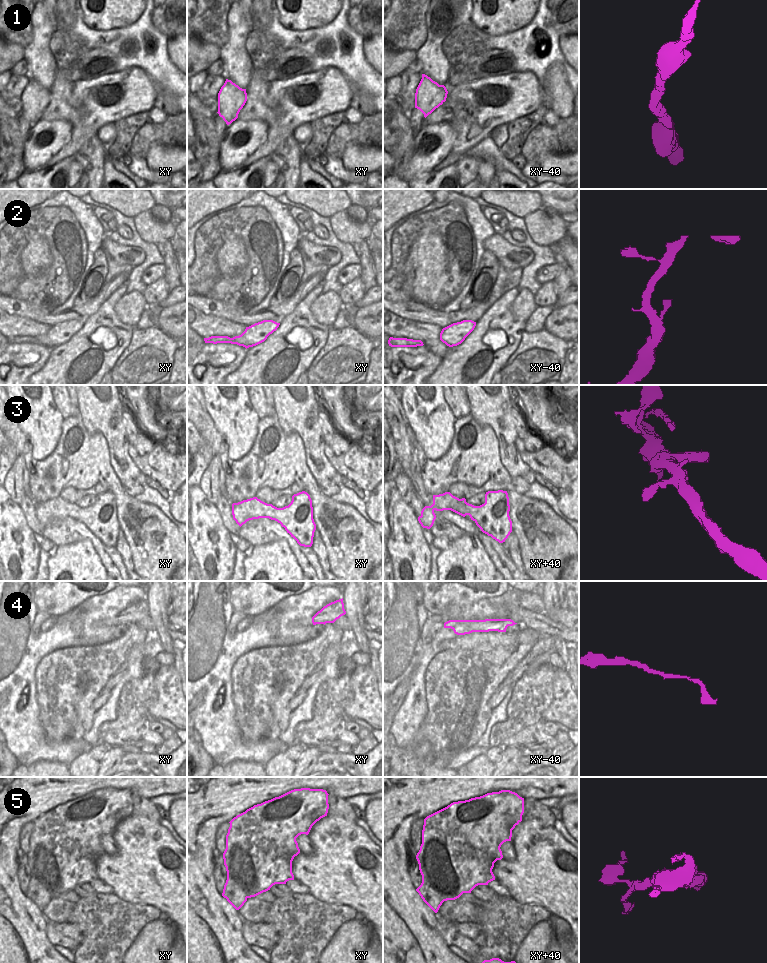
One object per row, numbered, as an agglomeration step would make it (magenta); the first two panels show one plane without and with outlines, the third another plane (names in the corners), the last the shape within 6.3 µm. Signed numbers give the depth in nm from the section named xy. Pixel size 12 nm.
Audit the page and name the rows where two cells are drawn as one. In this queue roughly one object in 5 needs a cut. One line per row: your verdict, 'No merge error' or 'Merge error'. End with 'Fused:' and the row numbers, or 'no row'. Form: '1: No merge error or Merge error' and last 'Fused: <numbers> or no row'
1: No merge error
2: No merge error
3: No merge error
4: No merge error
5: Merge error
Fused: 5.

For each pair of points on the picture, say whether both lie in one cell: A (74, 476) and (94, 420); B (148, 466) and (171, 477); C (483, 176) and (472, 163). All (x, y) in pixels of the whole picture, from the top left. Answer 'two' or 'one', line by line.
A: two
B: one
C: two

